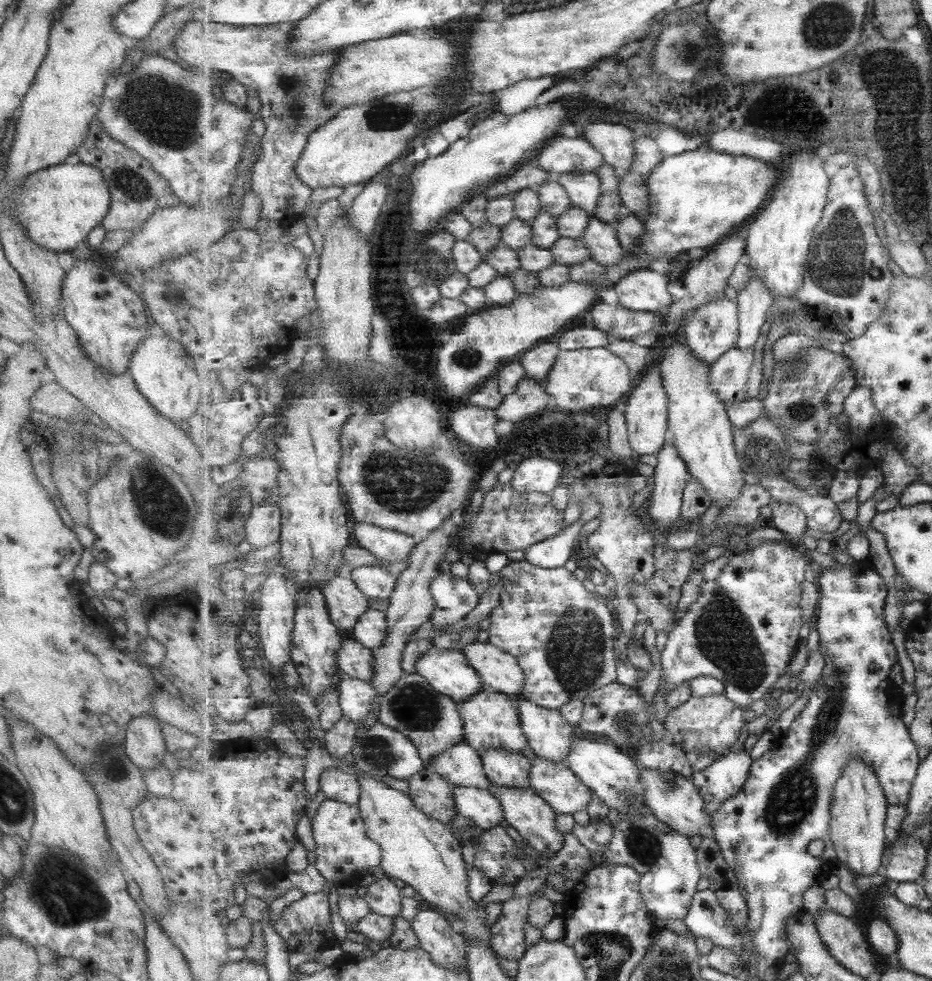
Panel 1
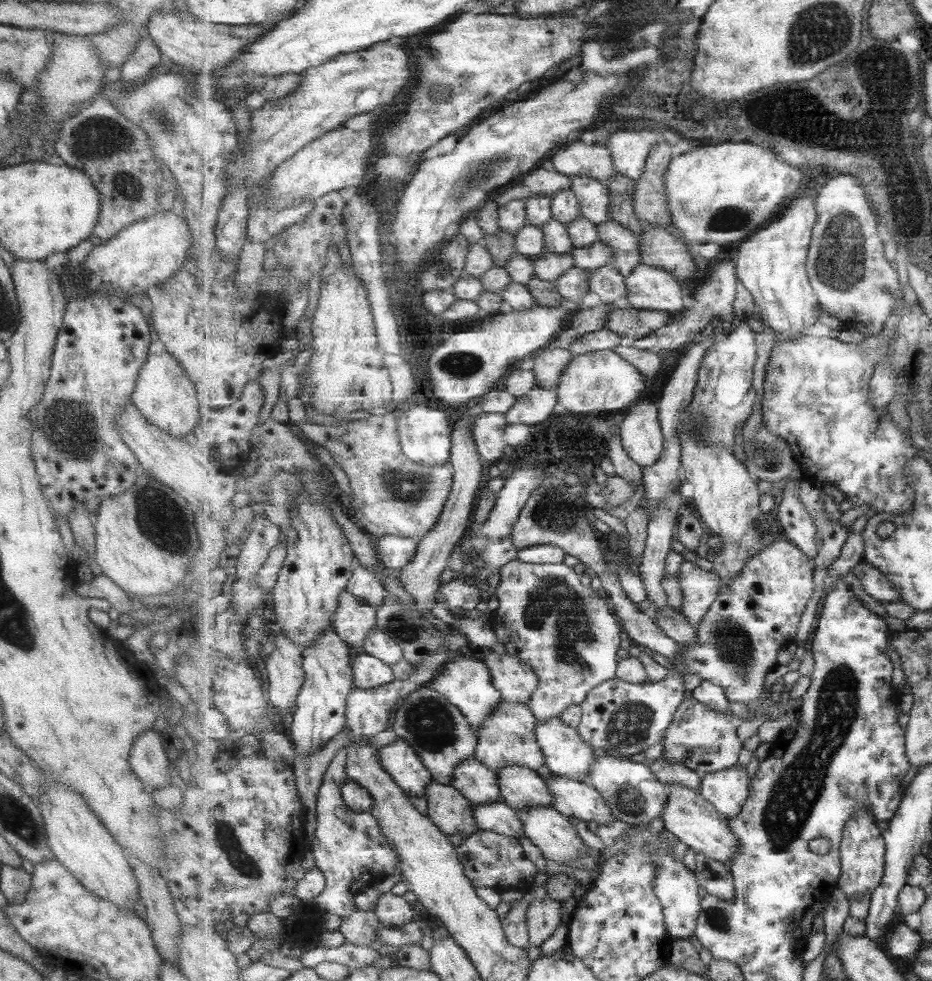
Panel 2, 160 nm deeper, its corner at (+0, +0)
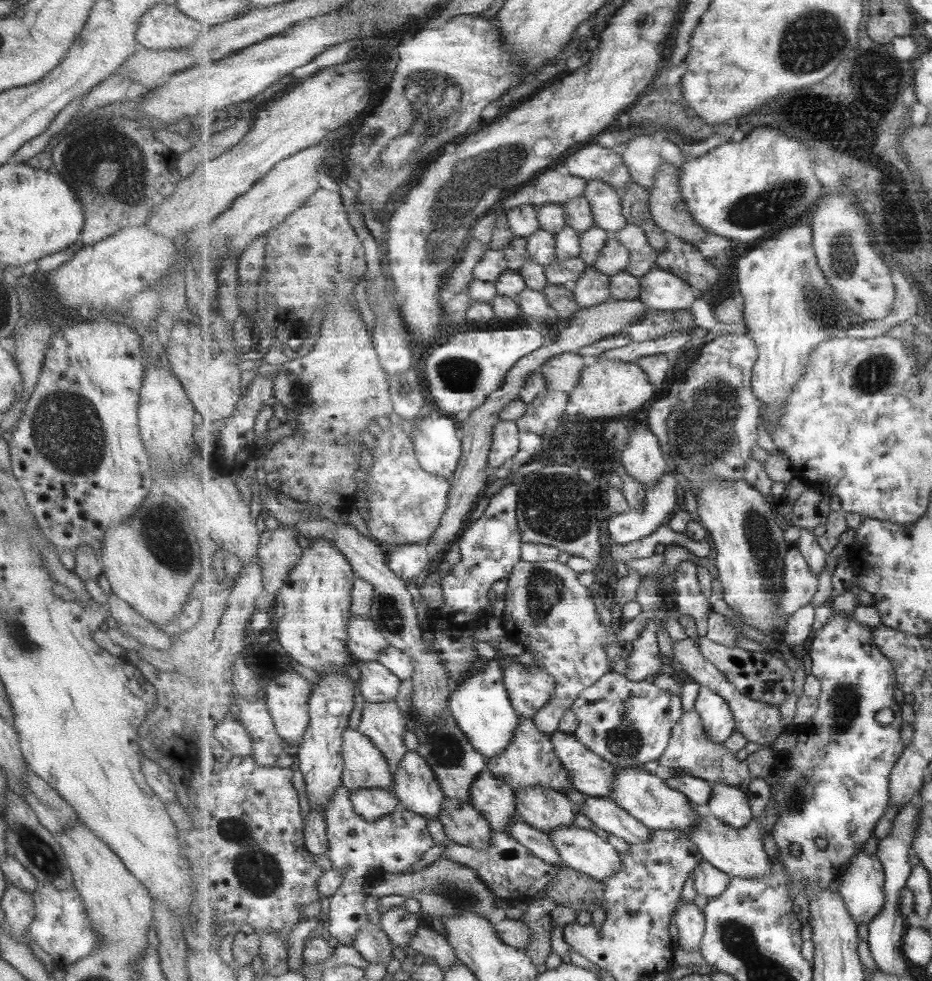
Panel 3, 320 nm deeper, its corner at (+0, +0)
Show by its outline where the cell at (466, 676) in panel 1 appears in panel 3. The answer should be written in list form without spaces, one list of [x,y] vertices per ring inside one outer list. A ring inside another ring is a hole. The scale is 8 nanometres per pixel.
[[[495,660],[488,661],[480,673],[473,675],[465,681],[465,685],[454,691],[447,705],[449,714],[465,732],[471,745],[479,753],[483,753],[488,762],[489,758],[496,758],[511,747],[522,719],[513,706],[512,697],[505,686],[503,670],[504,664],[499,664]]]

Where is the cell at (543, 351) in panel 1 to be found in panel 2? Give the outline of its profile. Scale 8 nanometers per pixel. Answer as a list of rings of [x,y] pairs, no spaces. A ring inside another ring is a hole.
[[[555,347],[546,349],[535,356],[534,371],[538,386],[550,391],[560,389],[561,377],[574,359],[569,349]]]

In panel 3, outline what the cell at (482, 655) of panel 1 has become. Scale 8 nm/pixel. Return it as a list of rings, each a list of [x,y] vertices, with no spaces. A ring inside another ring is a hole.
[[[513,660],[504,664],[503,680],[512,697],[513,706],[525,718],[535,718],[535,715],[545,708],[557,690],[557,680],[539,666],[527,666]]]

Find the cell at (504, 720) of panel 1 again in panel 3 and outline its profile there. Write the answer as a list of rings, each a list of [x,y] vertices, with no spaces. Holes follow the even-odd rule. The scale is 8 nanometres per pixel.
[[[522,716],[511,747],[496,758],[489,758],[488,769],[497,778],[511,784],[516,791],[530,786],[546,786],[555,792],[567,794],[569,788],[574,788],[574,780],[561,757],[557,756],[551,737],[536,727],[533,718]]]

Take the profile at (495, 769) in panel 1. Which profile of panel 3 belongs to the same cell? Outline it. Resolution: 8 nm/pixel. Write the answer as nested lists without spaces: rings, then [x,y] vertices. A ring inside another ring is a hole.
[[[530,786],[516,791],[519,818],[533,828],[549,833],[562,826],[574,826],[575,804],[561,792],[546,786]]]

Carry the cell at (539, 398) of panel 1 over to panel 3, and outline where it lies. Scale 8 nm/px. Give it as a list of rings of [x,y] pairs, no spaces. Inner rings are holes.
[[[548,389],[540,394],[528,407],[527,414],[517,421],[521,431],[530,430],[544,434],[551,430],[565,415],[569,394]]]

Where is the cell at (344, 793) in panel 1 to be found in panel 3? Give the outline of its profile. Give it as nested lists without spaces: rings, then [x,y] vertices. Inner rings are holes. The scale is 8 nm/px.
[[[382,788],[351,791],[351,800],[357,814],[367,822],[375,822],[385,815],[393,815],[402,805],[395,791]]]

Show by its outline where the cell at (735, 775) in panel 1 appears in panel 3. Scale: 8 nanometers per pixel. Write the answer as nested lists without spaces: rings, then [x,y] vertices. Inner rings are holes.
[[[723,783],[712,784],[713,794],[706,809],[725,824],[735,828],[745,828],[754,819],[747,793],[739,786]]]

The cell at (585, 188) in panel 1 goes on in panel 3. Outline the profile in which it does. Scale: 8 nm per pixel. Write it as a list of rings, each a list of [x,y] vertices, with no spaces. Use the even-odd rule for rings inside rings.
[[[601,180],[589,182],[585,198],[591,204],[596,226],[599,228],[603,228],[613,235],[629,224],[623,212],[621,196],[607,182]]]

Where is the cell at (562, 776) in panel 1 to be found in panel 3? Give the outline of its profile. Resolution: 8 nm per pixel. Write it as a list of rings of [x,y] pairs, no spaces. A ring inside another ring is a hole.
[[[586,795],[581,814],[589,818],[597,827],[621,838],[629,845],[645,844],[654,836],[654,831],[635,816],[631,816],[611,797],[599,798]]]

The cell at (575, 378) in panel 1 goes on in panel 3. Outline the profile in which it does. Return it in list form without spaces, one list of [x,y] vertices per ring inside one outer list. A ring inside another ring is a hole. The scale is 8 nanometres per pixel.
[[[601,355],[591,360],[585,367],[579,386],[571,394],[571,402],[579,404],[585,416],[613,418],[643,408],[655,397],[656,390],[656,386],[651,384],[649,375],[637,363],[609,360]]]

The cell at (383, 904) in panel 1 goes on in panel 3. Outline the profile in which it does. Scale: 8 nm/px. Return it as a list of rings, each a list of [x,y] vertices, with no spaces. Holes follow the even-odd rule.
[[[397,906],[381,916],[379,926],[389,935],[394,946],[402,949],[412,944],[421,924],[417,916],[407,912],[403,906]]]

